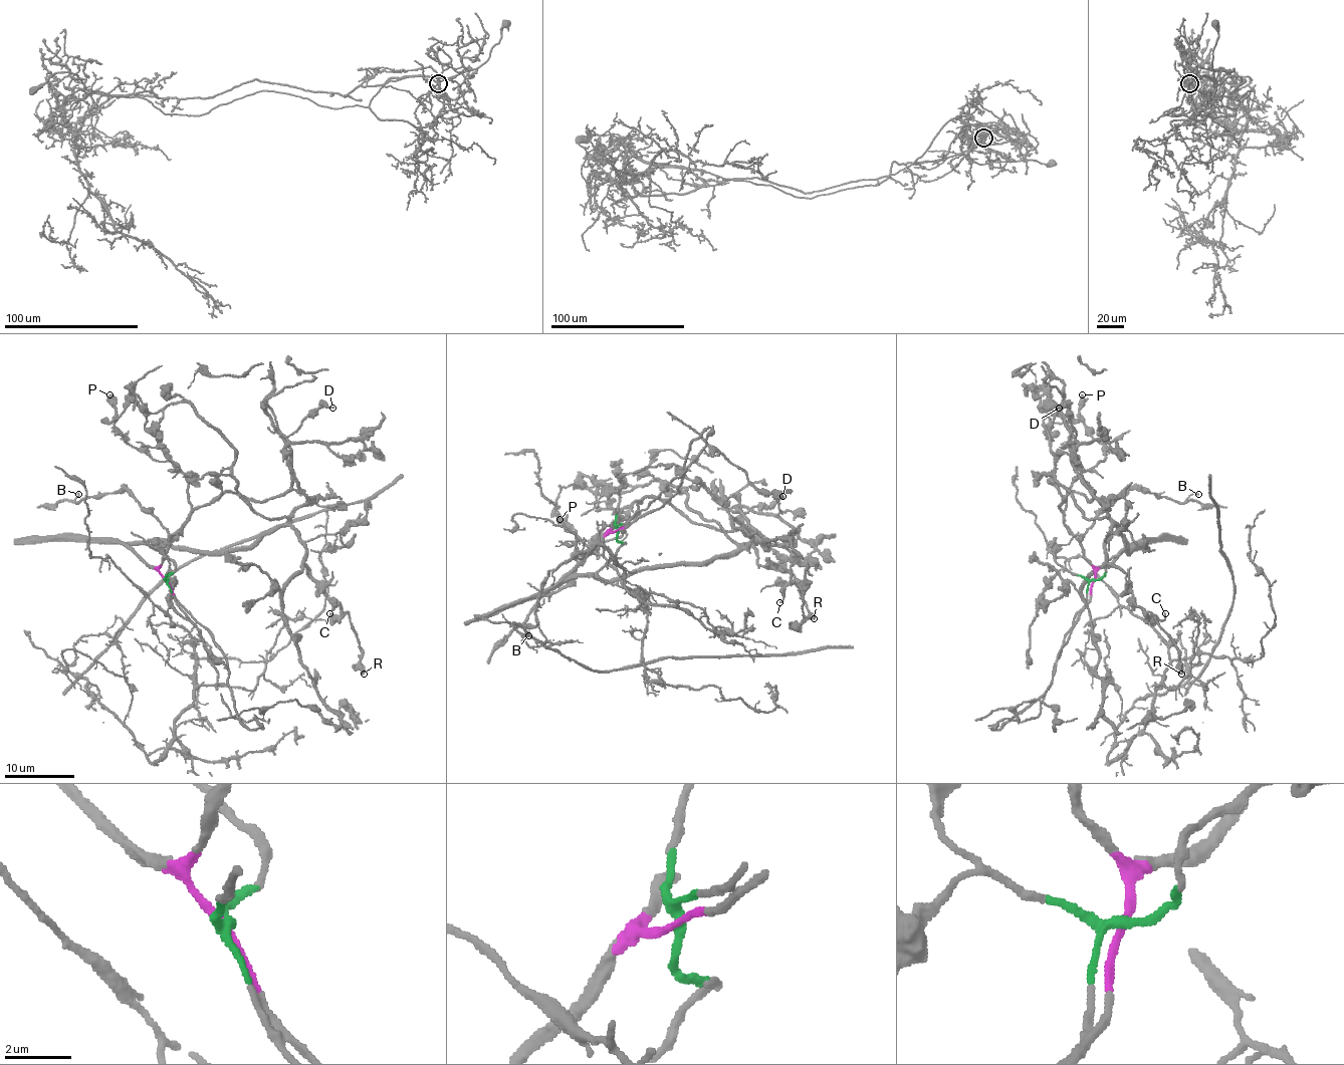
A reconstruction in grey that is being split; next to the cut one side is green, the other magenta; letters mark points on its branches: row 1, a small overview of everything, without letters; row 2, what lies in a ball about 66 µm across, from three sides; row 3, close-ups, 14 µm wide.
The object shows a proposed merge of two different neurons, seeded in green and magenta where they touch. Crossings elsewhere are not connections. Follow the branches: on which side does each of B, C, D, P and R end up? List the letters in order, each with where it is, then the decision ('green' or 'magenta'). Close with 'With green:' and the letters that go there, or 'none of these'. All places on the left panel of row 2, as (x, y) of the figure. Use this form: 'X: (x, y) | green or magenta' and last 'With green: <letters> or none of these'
B: (78, 494) | magenta
C: (329, 613) | green
D: (332, 408) | magenta
P: (109, 394) | magenta
R: (364, 674) | green
With green: C, R

